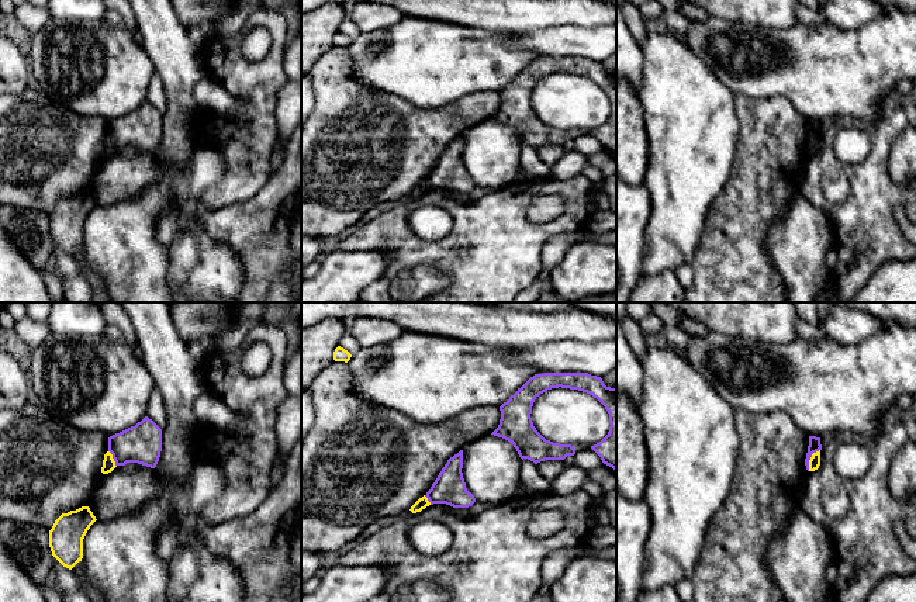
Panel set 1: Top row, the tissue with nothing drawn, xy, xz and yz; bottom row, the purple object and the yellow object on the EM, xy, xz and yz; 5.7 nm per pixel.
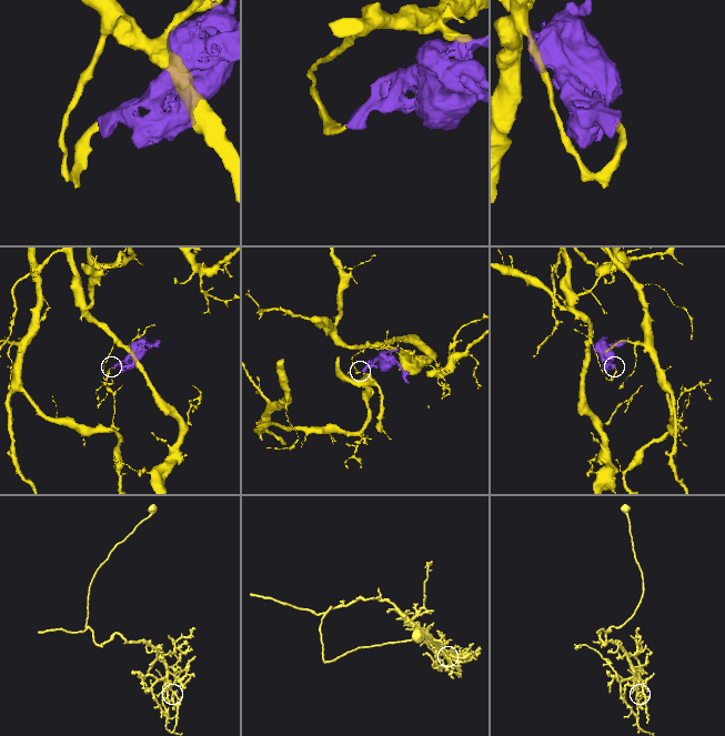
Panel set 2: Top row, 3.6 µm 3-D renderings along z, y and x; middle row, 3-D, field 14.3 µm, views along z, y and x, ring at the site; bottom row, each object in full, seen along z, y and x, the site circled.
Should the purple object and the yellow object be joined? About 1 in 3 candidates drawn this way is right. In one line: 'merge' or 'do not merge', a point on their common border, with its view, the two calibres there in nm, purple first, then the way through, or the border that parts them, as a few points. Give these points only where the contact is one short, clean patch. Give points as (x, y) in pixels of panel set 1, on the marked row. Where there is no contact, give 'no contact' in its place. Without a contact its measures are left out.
do not merge; contact yz (809, 459); calibres 70 and 60 nm; border yz (819, 449), (812, 455), (808, 470)

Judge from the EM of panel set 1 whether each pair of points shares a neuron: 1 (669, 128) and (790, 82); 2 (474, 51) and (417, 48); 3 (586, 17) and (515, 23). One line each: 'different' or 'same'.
1: different
2: same
3: same

